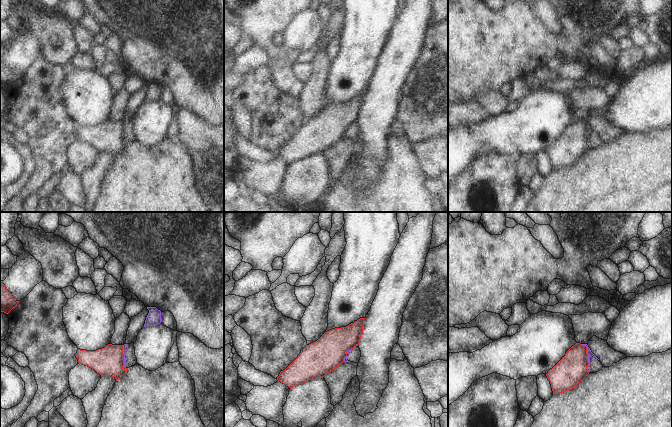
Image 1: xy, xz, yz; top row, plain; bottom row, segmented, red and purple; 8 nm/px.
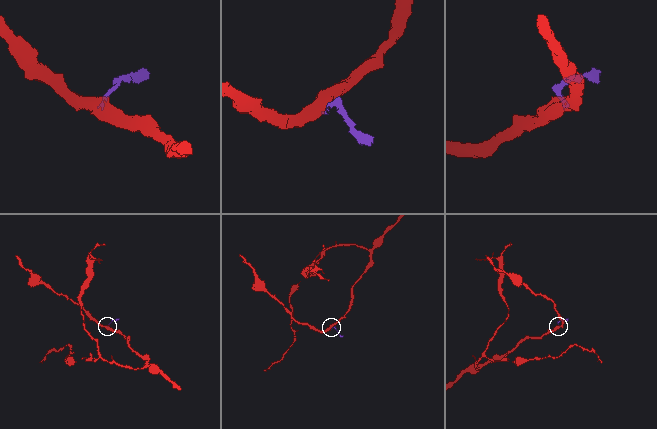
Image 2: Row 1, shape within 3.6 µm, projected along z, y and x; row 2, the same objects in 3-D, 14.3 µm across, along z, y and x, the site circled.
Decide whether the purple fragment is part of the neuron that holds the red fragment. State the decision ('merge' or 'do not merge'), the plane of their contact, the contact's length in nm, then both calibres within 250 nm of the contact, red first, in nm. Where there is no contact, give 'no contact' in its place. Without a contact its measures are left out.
do not merge; contact in yz; length 240 nm; calibres 240 and 50 nm

